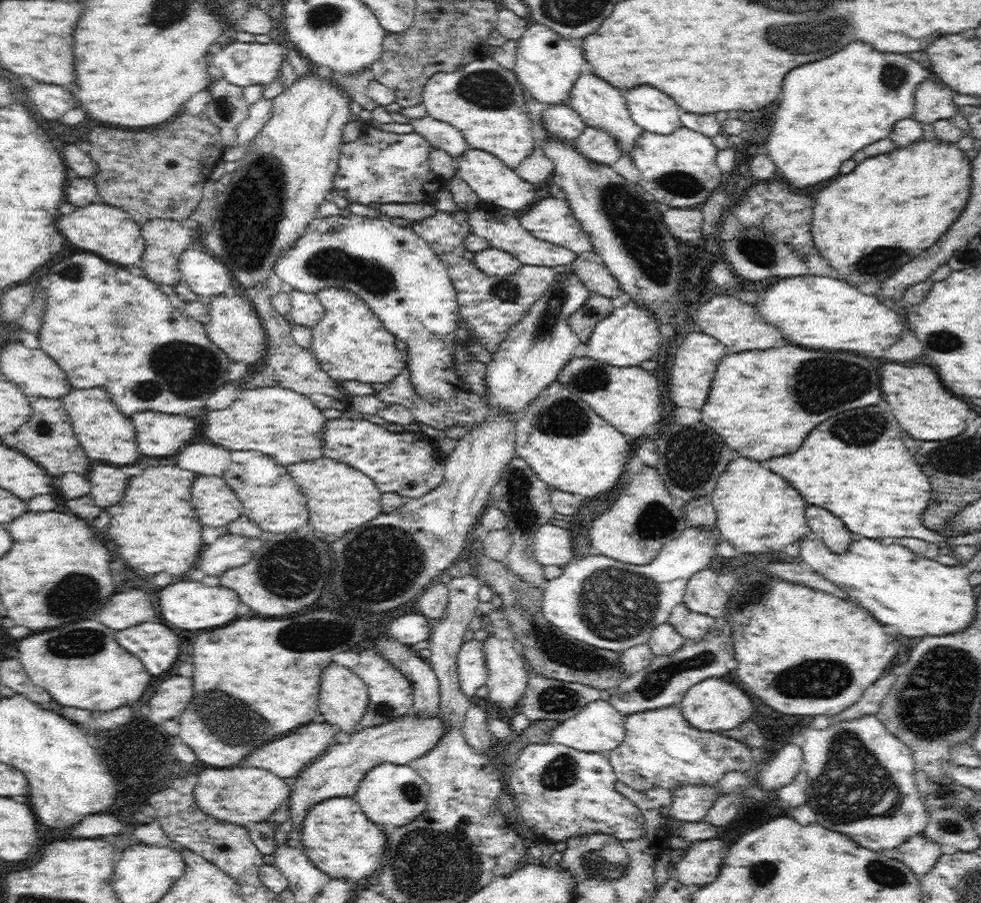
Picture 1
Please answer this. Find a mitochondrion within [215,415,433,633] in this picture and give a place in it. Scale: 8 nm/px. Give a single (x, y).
(385, 561)

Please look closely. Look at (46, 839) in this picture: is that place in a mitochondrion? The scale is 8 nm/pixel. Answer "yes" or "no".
no

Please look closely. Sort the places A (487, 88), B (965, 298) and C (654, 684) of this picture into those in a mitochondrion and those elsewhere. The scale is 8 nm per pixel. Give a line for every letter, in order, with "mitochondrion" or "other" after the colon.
A: mitochondrion
B: other
C: mitochondrion

